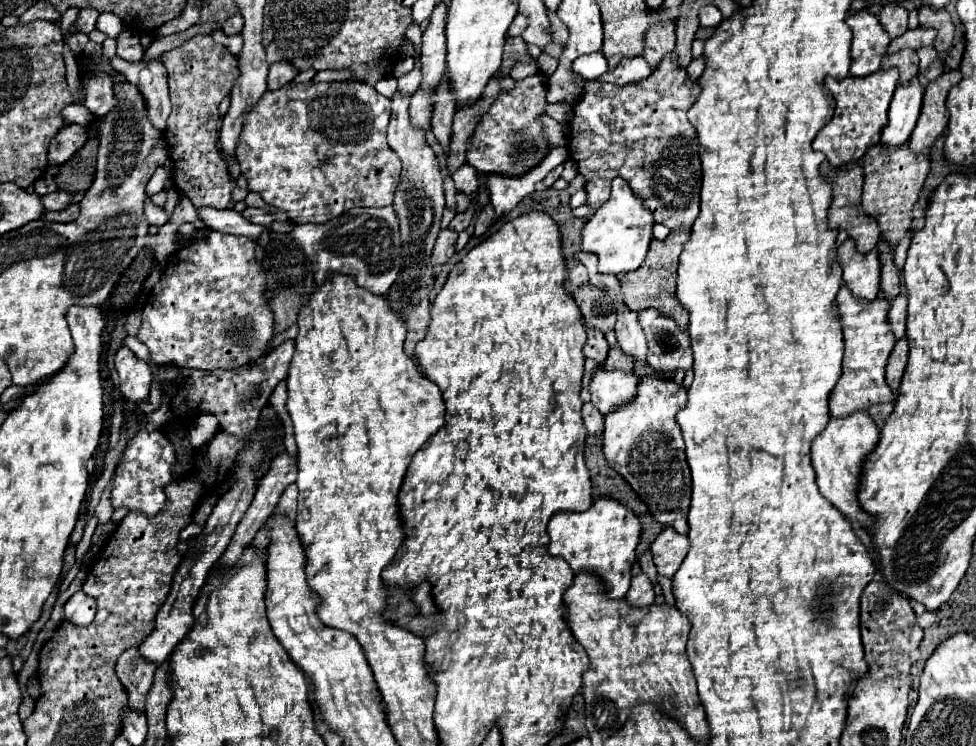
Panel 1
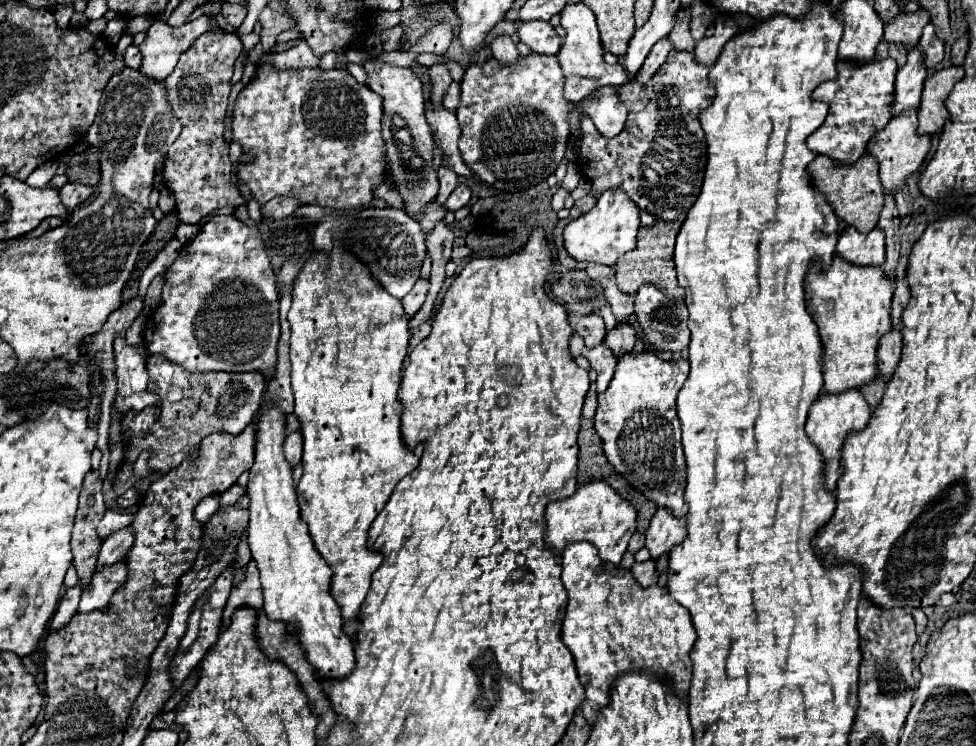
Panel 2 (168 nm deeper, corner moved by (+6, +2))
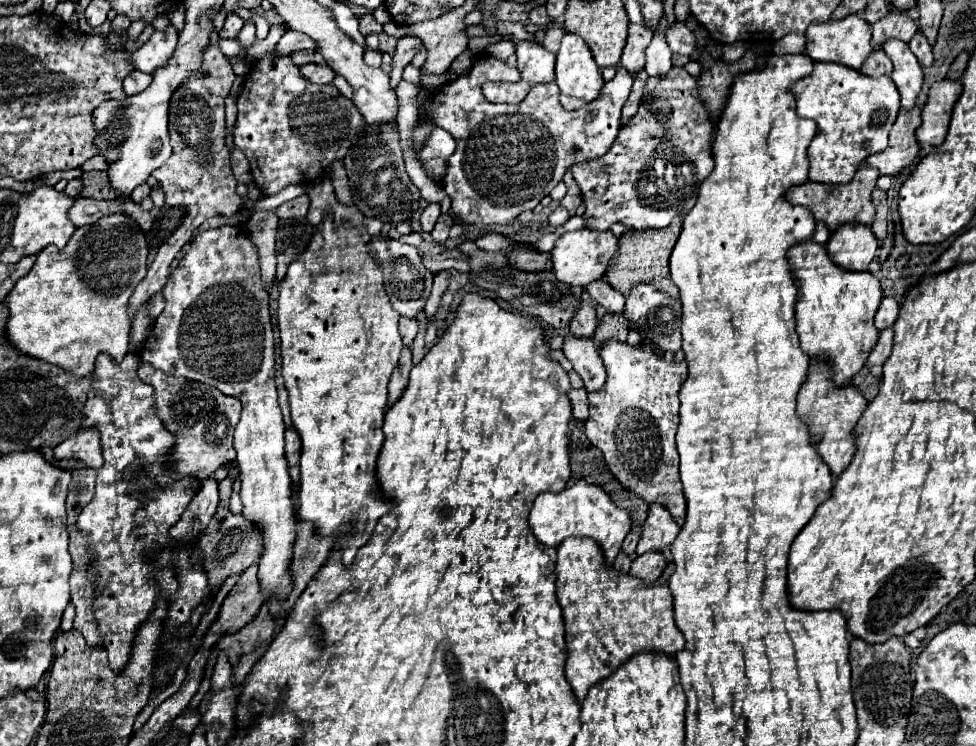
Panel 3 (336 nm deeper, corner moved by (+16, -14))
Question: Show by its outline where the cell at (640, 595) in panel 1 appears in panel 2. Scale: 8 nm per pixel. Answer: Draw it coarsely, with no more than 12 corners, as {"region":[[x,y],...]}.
{"region":[[656,560],[634,562],[632,574],[644,588],[658,580]]}

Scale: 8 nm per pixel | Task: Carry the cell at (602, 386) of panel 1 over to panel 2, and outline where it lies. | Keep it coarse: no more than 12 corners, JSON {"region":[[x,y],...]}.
{"region":[[604,346],[584,348],[582,356],[598,372],[598,392],[614,376],[618,360]]}

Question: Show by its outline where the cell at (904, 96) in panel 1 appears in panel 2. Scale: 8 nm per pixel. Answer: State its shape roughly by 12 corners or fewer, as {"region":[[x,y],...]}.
{"region":[[918,46],[896,74],[894,116],[920,106],[926,64]]}

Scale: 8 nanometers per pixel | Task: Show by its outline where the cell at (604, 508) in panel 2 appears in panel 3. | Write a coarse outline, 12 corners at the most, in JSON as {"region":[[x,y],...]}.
{"region":[[600,486],[540,494],[530,528],[558,548],[568,536],[600,544],[606,566],[630,526]]}

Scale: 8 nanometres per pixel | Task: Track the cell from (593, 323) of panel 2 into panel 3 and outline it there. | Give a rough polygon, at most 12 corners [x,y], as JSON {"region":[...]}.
{"region":[[584,302],[568,330],[574,338],[592,338],[598,320],[594,302]]}

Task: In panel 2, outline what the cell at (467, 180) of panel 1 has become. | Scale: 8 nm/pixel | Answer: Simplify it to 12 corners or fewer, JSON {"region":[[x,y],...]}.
{"region":[[458,184],[444,202],[444,208],[456,212],[470,200],[470,188]]}

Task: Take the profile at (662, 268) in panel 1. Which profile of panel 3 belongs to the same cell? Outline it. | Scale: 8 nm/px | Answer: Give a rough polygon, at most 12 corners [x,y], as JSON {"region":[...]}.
{"region":[[682,220],[620,238],[606,272],[616,292],[638,284],[676,298],[668,258]]}

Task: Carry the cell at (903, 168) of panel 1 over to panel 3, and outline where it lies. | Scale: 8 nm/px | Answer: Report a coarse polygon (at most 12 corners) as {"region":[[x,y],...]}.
{"region":[[920,106],[898,112],[886,150],[868,156],[896,176],[918,156]]}

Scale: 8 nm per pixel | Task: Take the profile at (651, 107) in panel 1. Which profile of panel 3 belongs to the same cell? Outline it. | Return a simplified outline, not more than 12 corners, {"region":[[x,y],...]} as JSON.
{"region":[[672,66],[602,158],[590,230],[666,228],[712,172],[710,110]]}

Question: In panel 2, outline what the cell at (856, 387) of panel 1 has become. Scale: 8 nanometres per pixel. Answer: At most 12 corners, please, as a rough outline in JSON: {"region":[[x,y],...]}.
{"region":[[834,254],[810,264],[806,308],[824,390],[876,378],[894,284]]}

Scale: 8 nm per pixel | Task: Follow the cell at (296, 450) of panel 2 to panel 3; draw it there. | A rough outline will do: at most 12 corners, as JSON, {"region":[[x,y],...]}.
{"region":[[286,430],[286,462],[288,468],[300,460],[300,436]]}

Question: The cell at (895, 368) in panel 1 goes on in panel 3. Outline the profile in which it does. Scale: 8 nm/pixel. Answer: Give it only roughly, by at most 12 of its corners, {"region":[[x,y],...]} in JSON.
{"region":[[892,328],[880,334],[878,344],[866,360],[876,378],[892,352]]}

